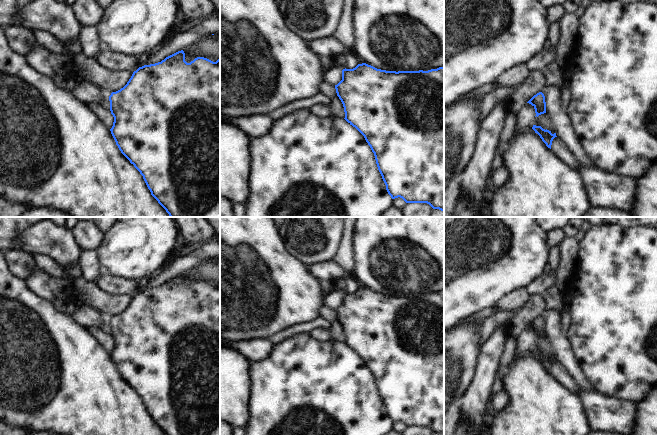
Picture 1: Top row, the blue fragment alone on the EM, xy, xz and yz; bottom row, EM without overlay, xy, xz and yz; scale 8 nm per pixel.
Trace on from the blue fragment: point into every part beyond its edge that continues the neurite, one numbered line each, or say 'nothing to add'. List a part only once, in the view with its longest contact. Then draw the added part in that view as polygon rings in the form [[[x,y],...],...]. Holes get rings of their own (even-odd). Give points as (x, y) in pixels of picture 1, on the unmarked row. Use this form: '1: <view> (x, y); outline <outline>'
nothing to add

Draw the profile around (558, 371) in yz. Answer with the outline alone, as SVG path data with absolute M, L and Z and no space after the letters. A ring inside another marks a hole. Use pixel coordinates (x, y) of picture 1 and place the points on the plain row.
M558 361L553 363L551 374L561 385L573 393L577 392L577 390L580 388L565 367Z

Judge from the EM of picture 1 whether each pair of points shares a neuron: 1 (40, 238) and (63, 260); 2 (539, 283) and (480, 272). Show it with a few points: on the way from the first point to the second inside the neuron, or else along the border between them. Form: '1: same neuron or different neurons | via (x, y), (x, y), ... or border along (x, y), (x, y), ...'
1: same neuron | via (46, 243), (57, 254)
2: different neurons | border along (543, 272), (526, 287)

